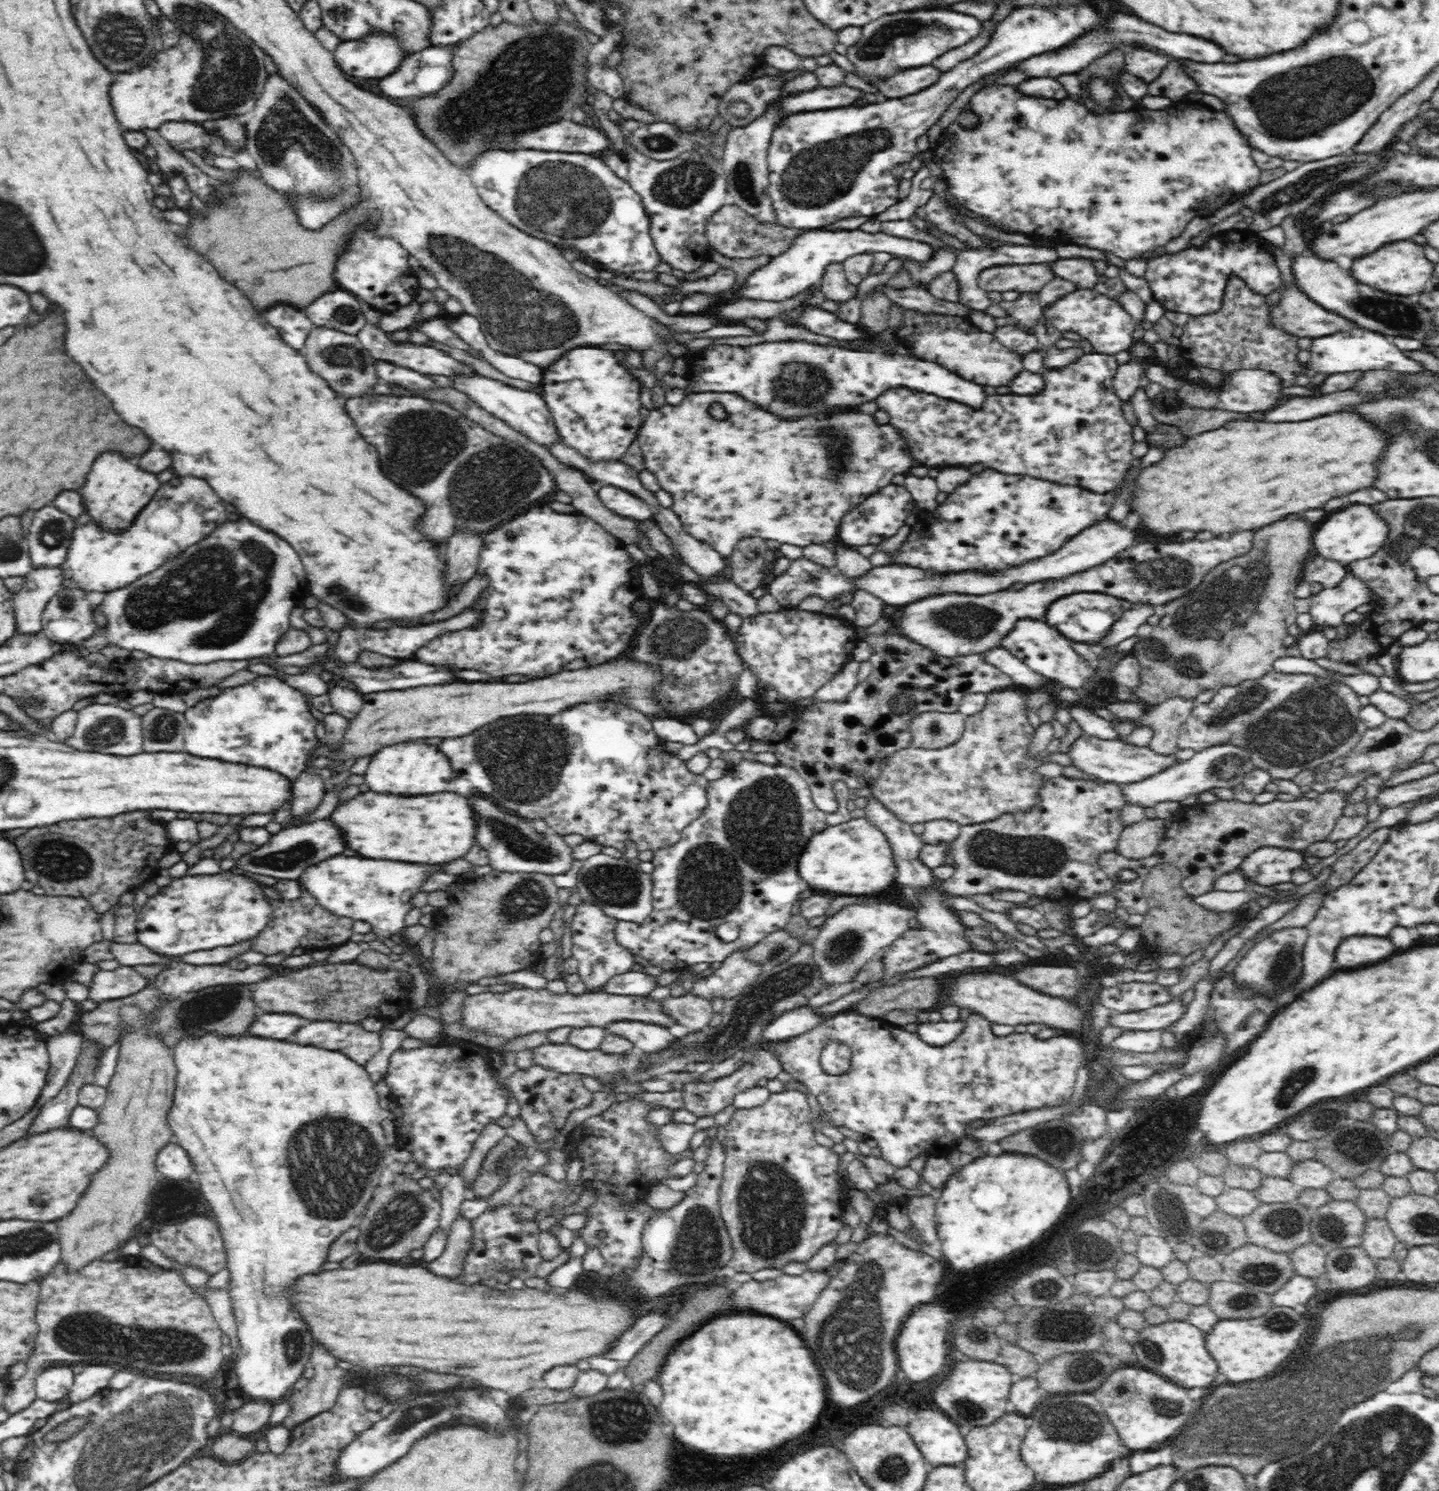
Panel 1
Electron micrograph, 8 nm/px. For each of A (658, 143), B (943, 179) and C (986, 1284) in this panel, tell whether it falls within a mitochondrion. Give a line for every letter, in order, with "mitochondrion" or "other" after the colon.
A: mitochondrion
B: other
C: other

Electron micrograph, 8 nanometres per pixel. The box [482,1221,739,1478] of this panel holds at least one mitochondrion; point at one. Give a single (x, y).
(610, 1415)

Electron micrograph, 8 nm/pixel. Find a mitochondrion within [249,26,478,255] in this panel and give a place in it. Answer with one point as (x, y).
(284, 131)

